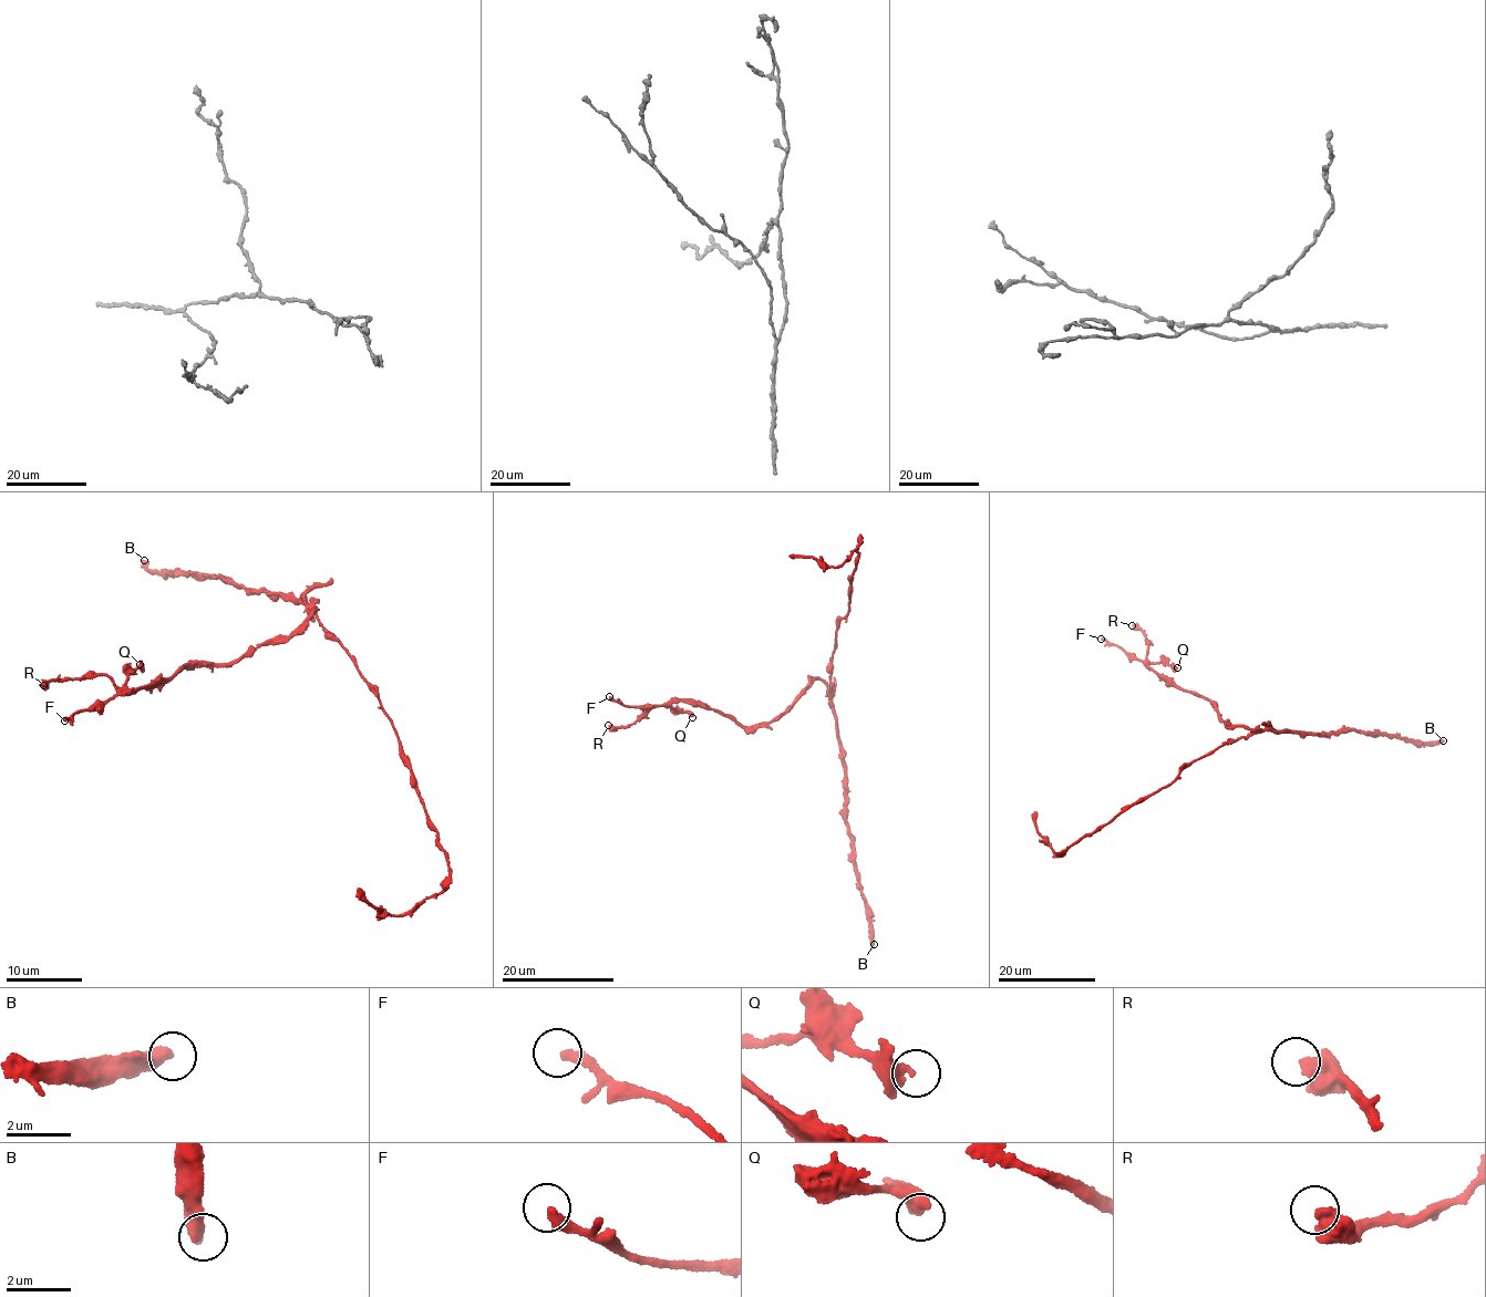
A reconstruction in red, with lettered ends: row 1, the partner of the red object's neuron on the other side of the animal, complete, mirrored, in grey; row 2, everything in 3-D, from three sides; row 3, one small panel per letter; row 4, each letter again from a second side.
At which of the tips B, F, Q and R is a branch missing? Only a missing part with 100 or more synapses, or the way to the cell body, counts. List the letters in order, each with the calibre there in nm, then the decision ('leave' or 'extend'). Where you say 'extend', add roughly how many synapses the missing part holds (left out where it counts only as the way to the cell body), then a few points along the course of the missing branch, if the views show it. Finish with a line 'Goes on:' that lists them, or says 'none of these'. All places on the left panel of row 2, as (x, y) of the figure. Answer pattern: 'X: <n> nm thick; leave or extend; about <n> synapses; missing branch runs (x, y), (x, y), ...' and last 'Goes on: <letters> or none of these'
B: 500 nm thick; leave
F: 320 nm thick; leave
Q: 400 nm thick; leave
R: 480 nm thick; leave
Goes on: none of these

